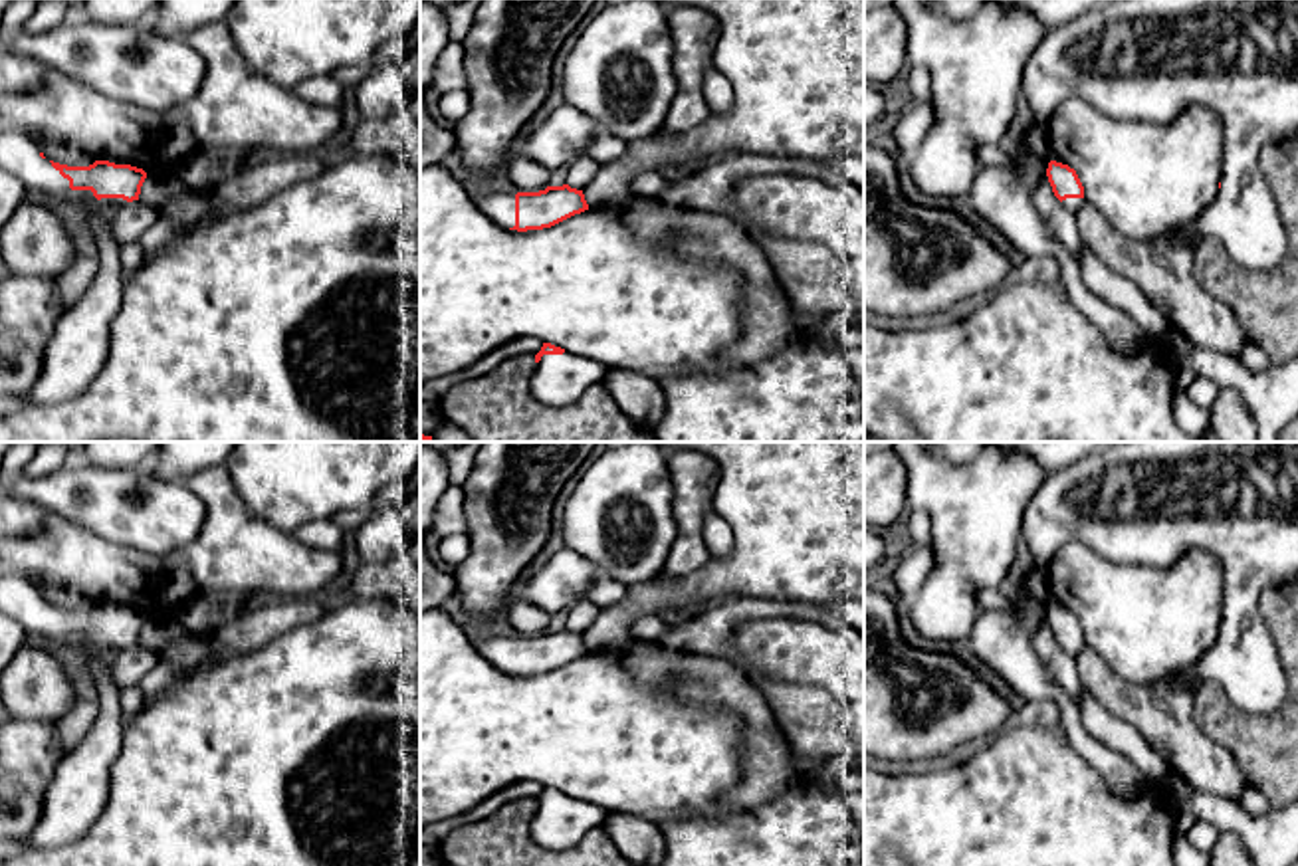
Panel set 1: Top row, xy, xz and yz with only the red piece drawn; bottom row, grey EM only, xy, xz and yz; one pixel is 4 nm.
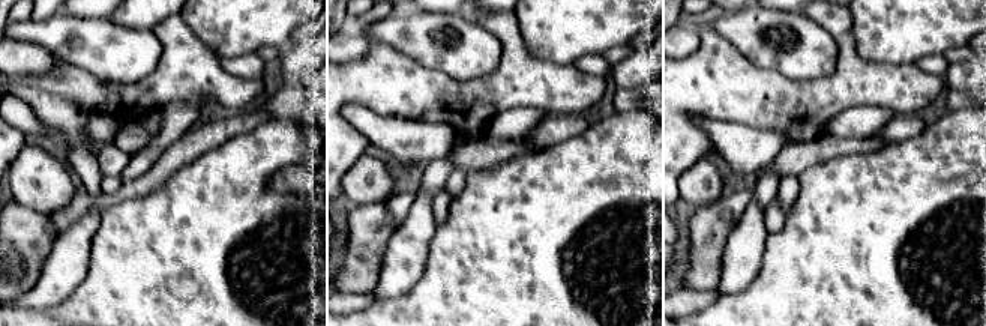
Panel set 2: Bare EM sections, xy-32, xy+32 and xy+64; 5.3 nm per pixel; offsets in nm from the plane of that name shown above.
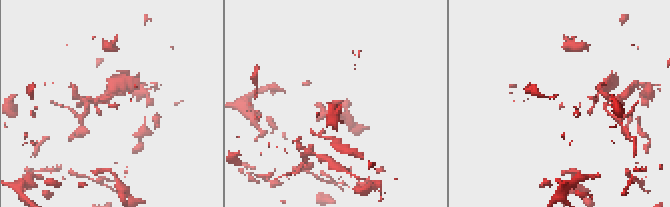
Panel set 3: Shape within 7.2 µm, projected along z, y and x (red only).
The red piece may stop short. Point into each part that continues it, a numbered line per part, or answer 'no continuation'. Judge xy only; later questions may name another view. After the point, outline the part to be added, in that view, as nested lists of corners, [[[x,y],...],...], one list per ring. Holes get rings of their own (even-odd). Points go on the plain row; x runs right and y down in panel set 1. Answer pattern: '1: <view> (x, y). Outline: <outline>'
1: xy (20, 601). Outline: [[[26,581],[0,583],[0,610],[18,620],[34,636],[55,640],[83,656],[99,654],[111,660],[129,648],[123,642],[97,644],[91,634],[71,634],[69,624],[48,602],[42,602],[38,589]]]

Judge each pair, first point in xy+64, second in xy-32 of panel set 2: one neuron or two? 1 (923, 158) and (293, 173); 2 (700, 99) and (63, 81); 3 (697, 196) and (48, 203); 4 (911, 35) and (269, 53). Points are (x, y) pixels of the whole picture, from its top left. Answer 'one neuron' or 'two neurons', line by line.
1: two neurons
2: one neuron
3: one neuron
4: two neurons

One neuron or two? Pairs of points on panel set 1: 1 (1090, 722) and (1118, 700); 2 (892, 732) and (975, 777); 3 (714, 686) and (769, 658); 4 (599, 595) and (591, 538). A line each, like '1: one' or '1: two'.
1: two
2: two
3: two
4: two

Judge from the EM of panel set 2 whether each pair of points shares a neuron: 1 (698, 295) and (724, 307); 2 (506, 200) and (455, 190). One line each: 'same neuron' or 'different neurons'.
1: different neurons
2: different neurons

